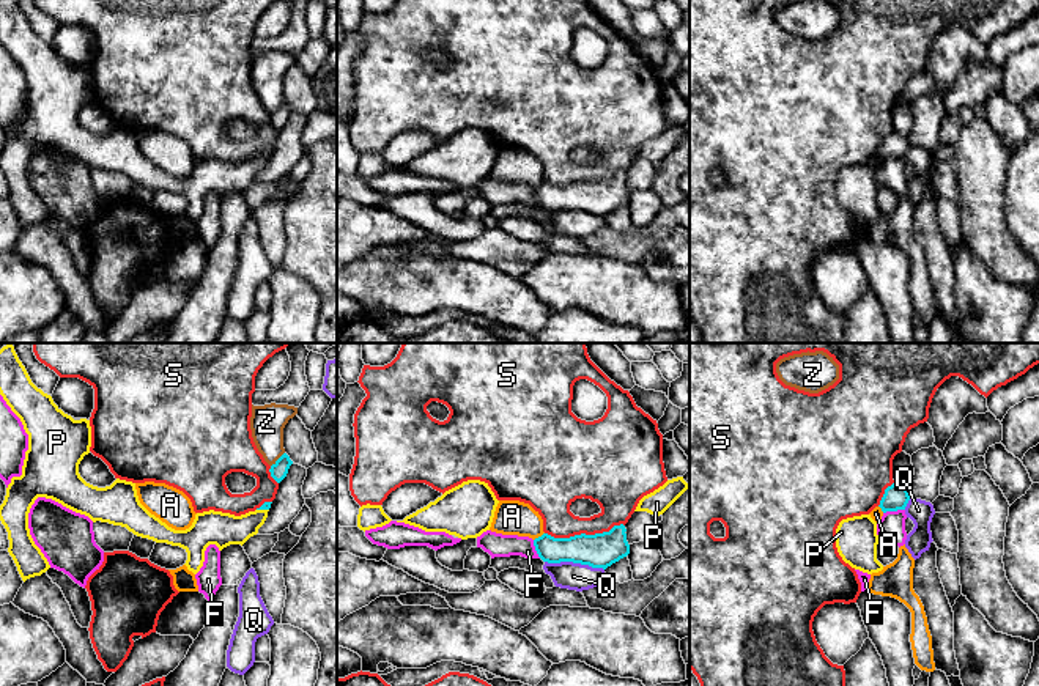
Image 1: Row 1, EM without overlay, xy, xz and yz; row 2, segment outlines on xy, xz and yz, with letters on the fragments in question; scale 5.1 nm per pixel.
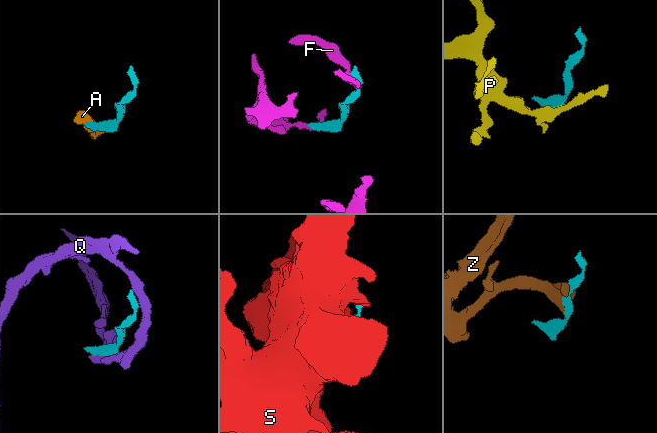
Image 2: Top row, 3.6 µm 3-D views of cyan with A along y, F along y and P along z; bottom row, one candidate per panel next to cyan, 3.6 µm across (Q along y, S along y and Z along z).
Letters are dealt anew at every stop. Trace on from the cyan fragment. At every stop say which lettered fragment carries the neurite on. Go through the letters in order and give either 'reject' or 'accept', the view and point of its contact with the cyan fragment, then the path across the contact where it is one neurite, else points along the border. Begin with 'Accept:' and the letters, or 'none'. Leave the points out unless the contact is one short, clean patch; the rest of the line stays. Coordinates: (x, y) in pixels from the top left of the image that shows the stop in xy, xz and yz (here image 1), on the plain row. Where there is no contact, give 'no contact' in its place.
Accept: none
A: reject; contact xz (539, 184); border xz (543, 180), (534, 188)
F: reject; contact yz (893, 158)
P: reject; contact xy (263, 156); border xy (257, 156), (268, 158)
Q: reject; contact xz (575, 210); border xz (545, 208), (580, 210), (603, 217)
S: reject; contact xz (584, 181)
Z: reject; contact xy (277, 107)

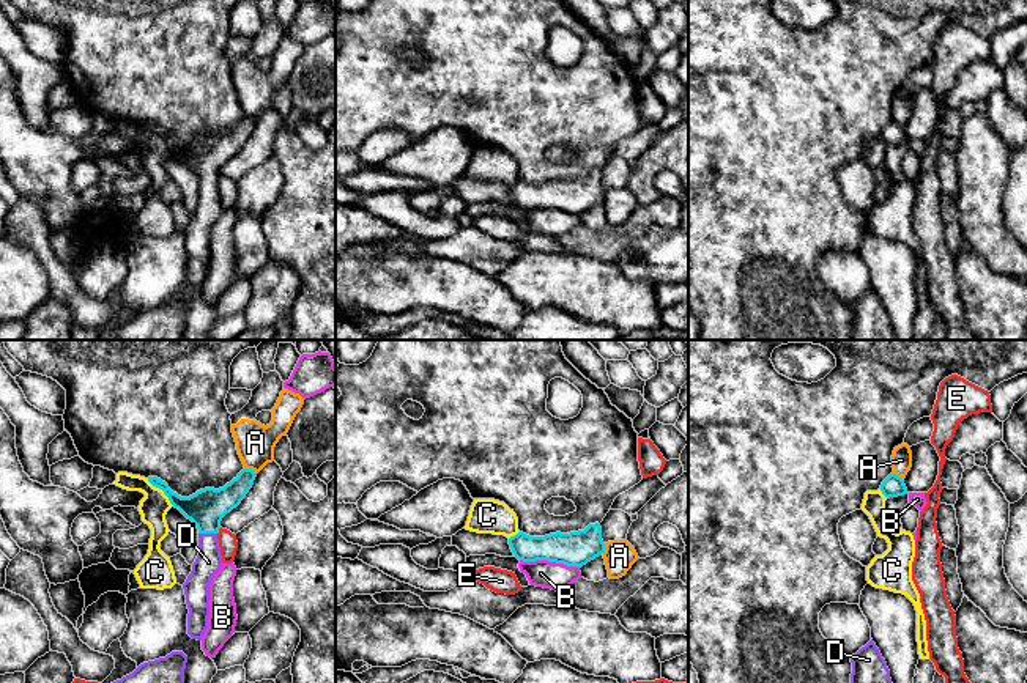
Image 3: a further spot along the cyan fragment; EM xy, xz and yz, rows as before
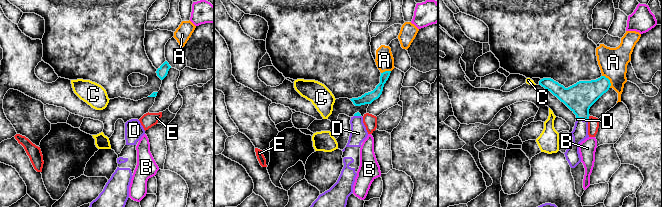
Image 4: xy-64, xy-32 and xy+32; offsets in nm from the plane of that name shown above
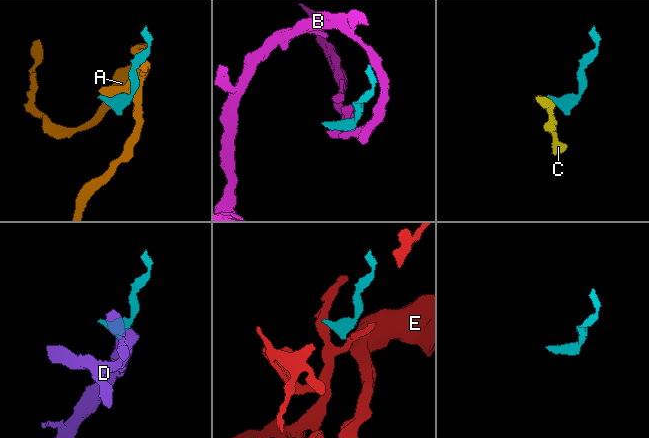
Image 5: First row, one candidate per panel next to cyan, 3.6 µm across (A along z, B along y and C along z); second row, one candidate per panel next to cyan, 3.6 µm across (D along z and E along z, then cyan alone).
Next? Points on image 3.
Accept: D
A: reject; contact xy (251, 117)
B: reject; contact xz (550, 208); border xz (520, 206), (555, 208), (578, 216)
C: reject; contact xy (163, 137); border xy (147, 126), (174, 153)
D: accept; contact xy (208, 180); way xy (207, 155), (208, 180), (208, 210)
E: reject; contact xy (218, 178); border xy (221, 175), (218, 181)

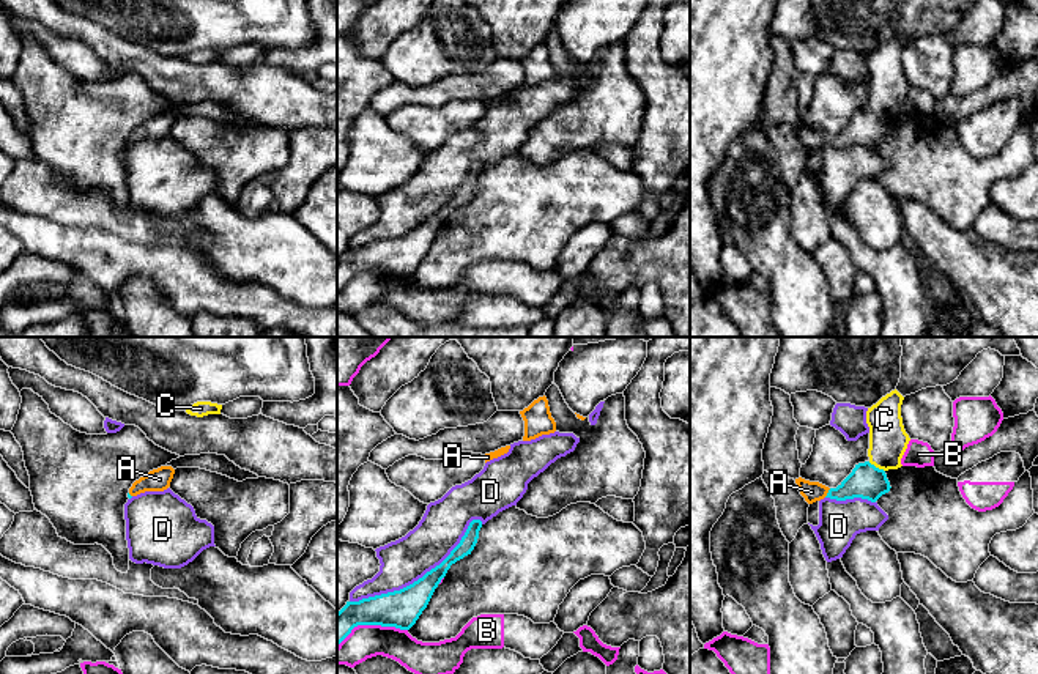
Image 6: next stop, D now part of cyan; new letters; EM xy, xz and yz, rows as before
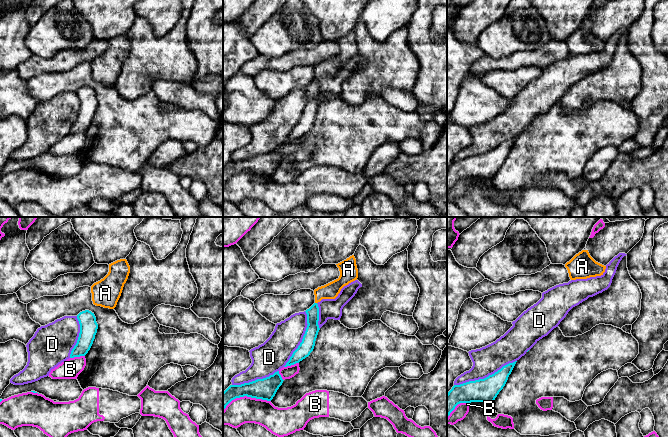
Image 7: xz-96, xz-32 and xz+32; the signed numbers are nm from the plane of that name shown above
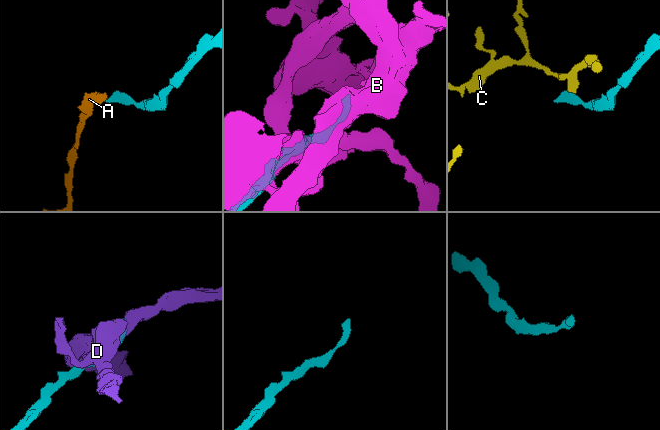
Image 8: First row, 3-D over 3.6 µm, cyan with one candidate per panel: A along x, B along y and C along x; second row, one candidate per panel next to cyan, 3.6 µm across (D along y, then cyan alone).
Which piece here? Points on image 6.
Accept: A
A: accept; contact yz (827, 140); way yz (868, 129), (840, 140), (827, 140), (811, 139)
B: reject; contact xz (370, 271)
C: reject; contact yz (874, 114)
D: reject; contact xz (422, 224)

